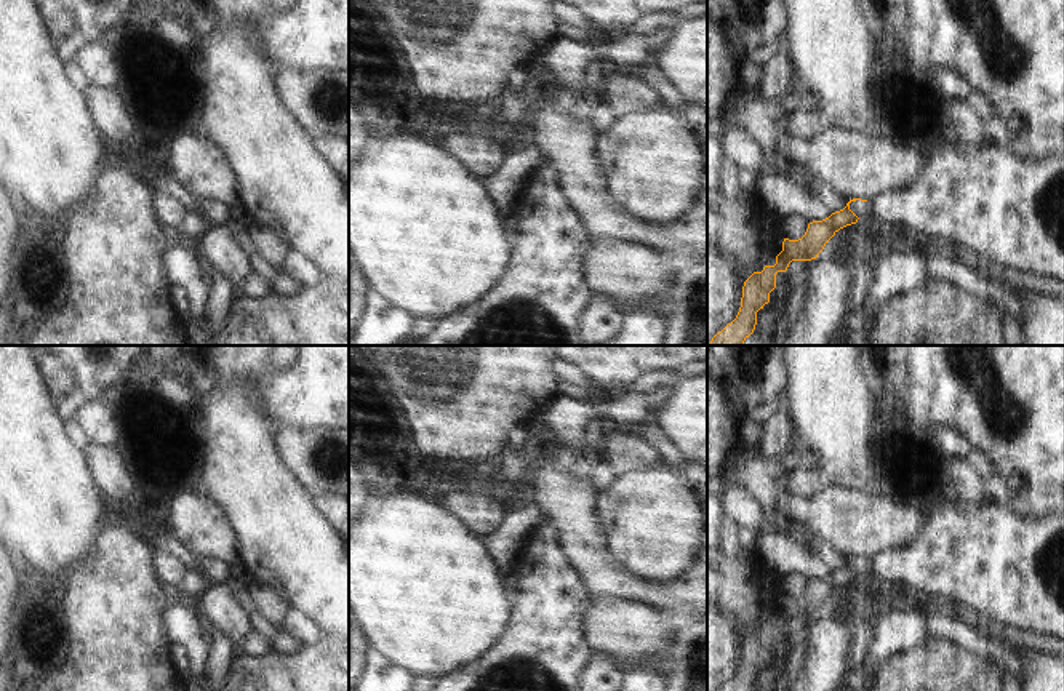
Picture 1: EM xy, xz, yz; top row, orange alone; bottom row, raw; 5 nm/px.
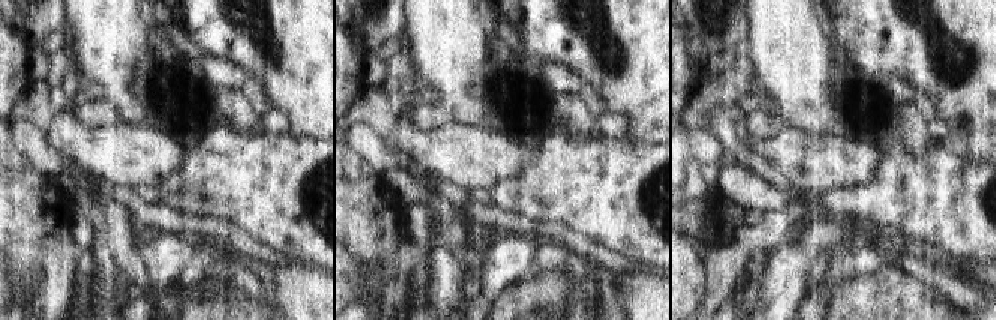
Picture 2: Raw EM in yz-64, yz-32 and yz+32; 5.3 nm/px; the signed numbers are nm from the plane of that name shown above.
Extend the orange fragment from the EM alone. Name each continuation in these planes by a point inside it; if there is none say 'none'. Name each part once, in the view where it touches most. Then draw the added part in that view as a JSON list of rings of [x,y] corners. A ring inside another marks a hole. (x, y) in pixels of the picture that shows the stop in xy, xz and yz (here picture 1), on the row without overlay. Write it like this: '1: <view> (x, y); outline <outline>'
1: yz (860, 567); outline [[[851,560],[850,561],[850,568],[859,576],[870,576],[870,560]]]

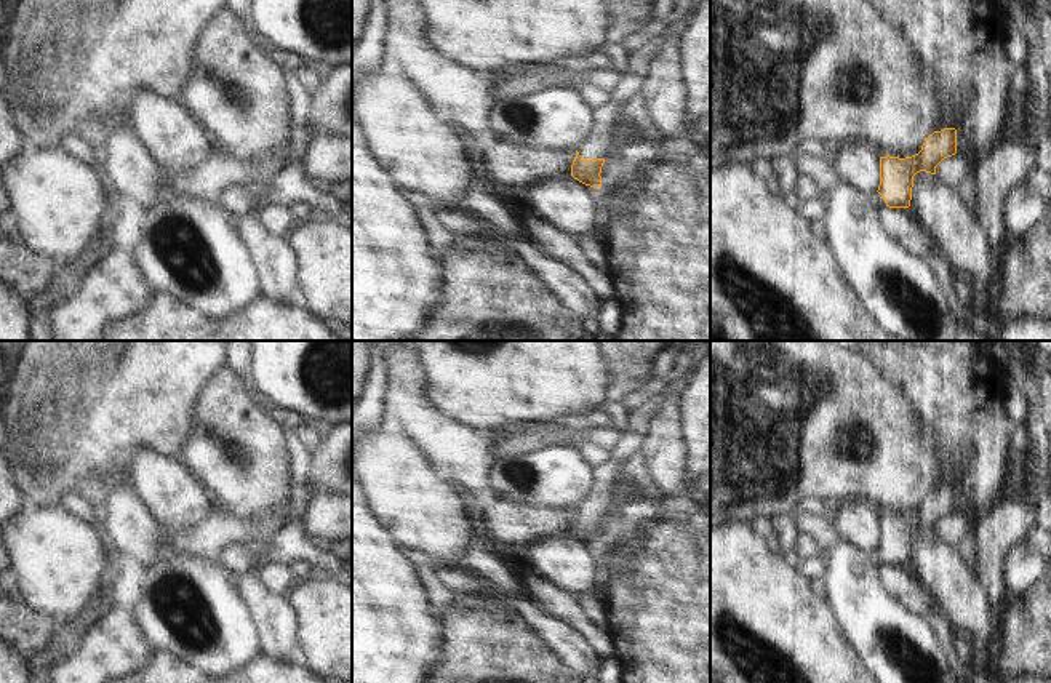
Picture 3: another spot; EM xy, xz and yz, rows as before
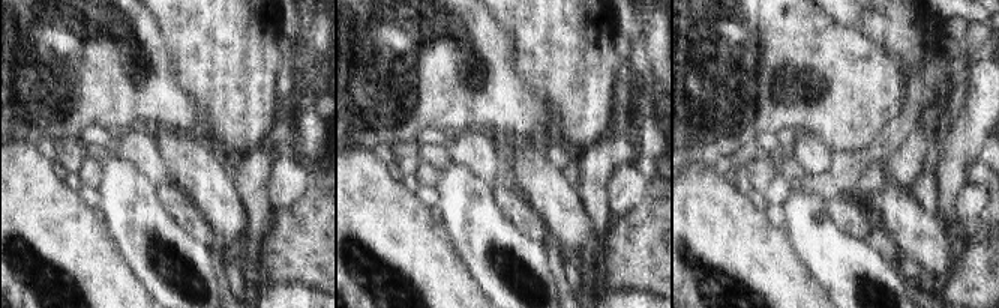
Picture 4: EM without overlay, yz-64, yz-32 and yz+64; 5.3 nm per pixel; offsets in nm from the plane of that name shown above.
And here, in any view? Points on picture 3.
1: xz (600, 498); outline [[[681,341],[681,344],[686,350],[688,369],[678,379],[667,382],[661,393],[651,397],[640,408],[627,414],[627,430],[609,451],[609,461],[606,464],[592,467],[592,483],[589,486],[589,491],[585,497],[576,505],[581,515],[587,518],[606,517],[611,509],[616,507],[616,477],[619,465],[637,453],[645,427],[659,409],[664,397],[667,393],[680,395],[701,358],[710,350],[710,347],[704,345],[701,341]]]

